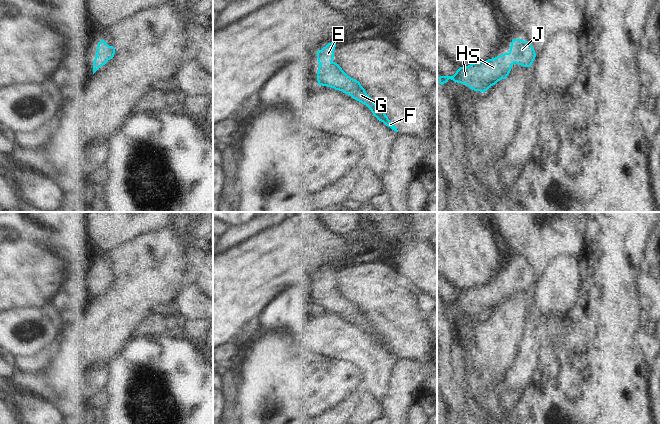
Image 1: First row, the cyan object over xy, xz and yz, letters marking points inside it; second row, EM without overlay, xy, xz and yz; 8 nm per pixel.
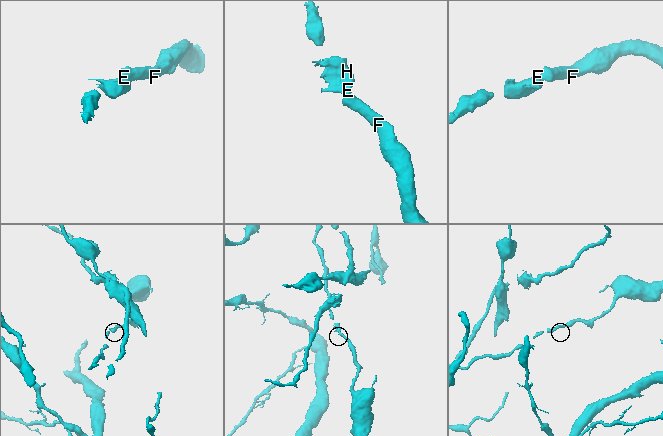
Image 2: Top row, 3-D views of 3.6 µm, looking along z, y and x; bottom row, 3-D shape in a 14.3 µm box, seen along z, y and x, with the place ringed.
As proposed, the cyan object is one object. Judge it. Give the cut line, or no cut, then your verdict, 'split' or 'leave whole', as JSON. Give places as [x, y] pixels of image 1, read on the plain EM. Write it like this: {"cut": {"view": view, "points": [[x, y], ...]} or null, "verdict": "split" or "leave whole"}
{"cut": null, "verdict": "leave whole"}

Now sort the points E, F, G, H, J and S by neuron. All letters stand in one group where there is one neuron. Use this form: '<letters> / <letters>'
E F G H J S

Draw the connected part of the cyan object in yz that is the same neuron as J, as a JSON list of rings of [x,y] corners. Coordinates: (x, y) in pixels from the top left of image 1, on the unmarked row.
[[[513,263],[508,277],[460,291],[453,300],[440,300],[439,307],[443,309],[451,303],[484,317],[498,305],[506,303],[514,287],[530,291],[535,281],[535,274],[528,265]]]

